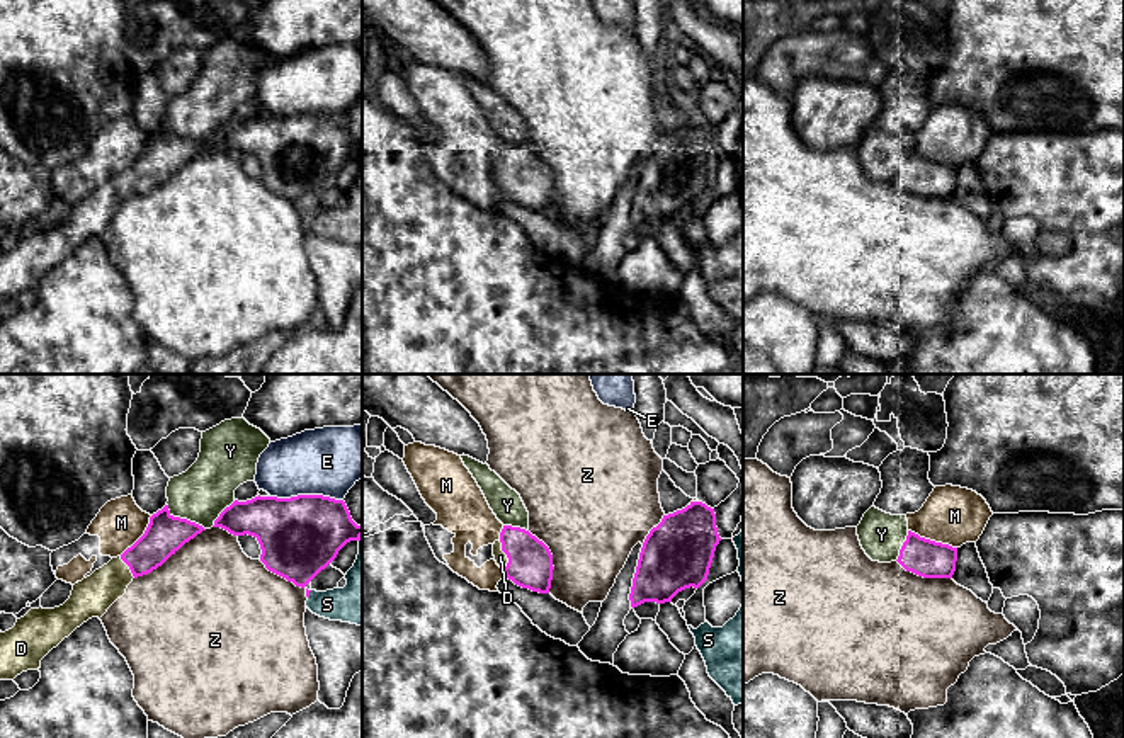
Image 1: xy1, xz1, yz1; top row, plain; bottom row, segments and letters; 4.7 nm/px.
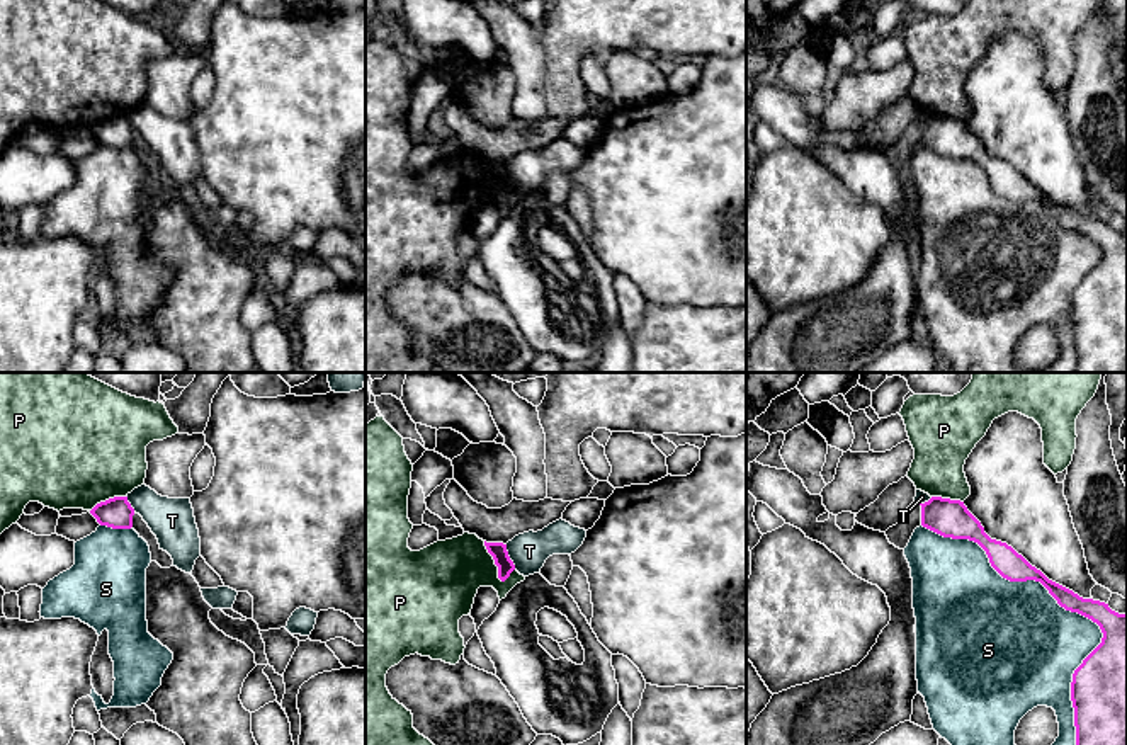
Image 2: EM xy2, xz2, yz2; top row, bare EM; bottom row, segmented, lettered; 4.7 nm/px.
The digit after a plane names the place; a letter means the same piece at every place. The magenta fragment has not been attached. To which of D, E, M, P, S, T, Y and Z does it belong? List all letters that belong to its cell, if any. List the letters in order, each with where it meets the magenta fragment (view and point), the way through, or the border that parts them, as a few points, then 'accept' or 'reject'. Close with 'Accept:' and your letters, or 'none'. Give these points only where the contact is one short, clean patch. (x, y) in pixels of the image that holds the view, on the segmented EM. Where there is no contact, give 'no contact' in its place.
D: contact xz1 (505, 553); accept
E: contact xy1 (306, 495); reject
M: contact yz1 (932, 541); reject
P: contact xz2 (495, 562); border xz2 (483, 541), (497, 567), (497, 575), (504, 582); reject
S: contact yz2 (1064, 608); reject
T: contact xz2 (509, 557); border xz2 (505, 545), (515, 568); reject
Y: contact xy1 (184, 519); reject
Z: contact xy1 (170, 555); reject
Accept: D

